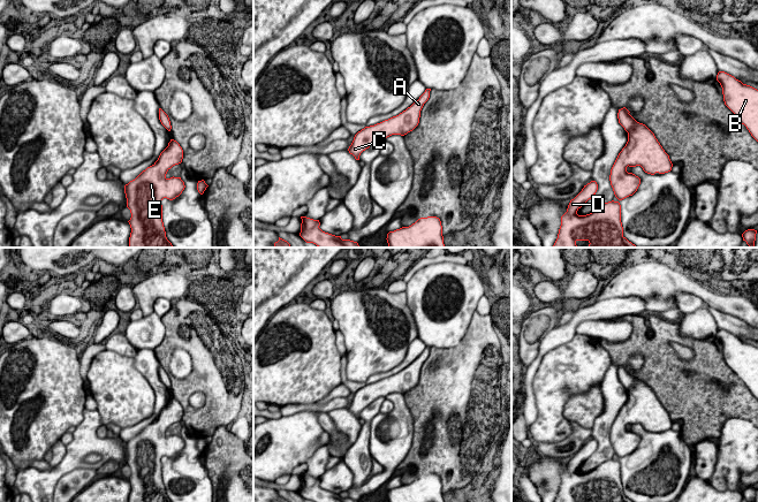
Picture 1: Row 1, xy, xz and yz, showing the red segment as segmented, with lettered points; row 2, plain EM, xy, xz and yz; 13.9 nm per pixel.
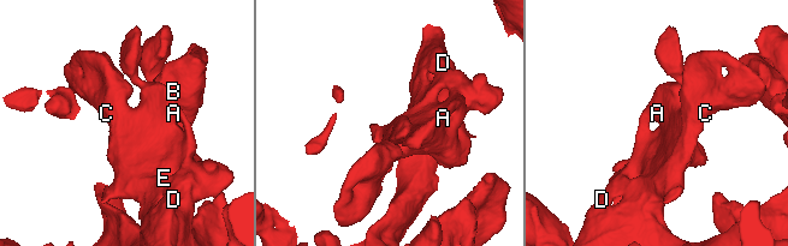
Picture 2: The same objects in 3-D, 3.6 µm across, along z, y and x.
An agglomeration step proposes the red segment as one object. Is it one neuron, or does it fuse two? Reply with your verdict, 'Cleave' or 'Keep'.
Keep

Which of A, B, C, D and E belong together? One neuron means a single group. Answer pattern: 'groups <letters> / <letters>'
groups A B C D E

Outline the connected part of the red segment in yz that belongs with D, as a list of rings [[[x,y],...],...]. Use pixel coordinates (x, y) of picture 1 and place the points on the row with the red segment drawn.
[[[626,107],[619,109],[617,113],[619,123],[628,132],[628,142],[619,153],[609,175],[611,185],[619,200],[605,203],[590,214],[578,215],[577,211],[598,190],[596,181],[591,181],[584,185],[582,191],[570,200],[567,212],[561,216],[561,226],[553,248],[578,248],[576,245],[577,241],[588,241],[590,243],[589,248],[637,248],[623,236],[621,222],[621,205],[619,201],[632,196],[640,184],[640,178],[632,173],[628,173],[627,167],[640,166],[645,173],[654,175],[655,173],[665,174],[670,172],[673,163],[654,134],[645,124],[637,122],[629,113]]]

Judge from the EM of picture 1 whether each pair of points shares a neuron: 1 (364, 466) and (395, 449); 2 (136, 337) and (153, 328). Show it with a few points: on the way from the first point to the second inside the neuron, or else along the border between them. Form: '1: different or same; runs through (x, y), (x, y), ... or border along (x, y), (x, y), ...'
1: different; border along (369, 430), (369, 451), (372, 456)
2: same; runs through (141, 334), (149, 332)

